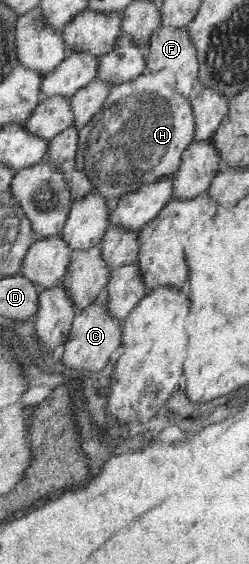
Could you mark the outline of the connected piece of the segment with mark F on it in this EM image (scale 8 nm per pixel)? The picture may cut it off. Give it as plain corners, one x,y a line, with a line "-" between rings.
162,26
147,48
147,72
169,71
177,81
176,90
188,95
199,79
199,51
188,27

